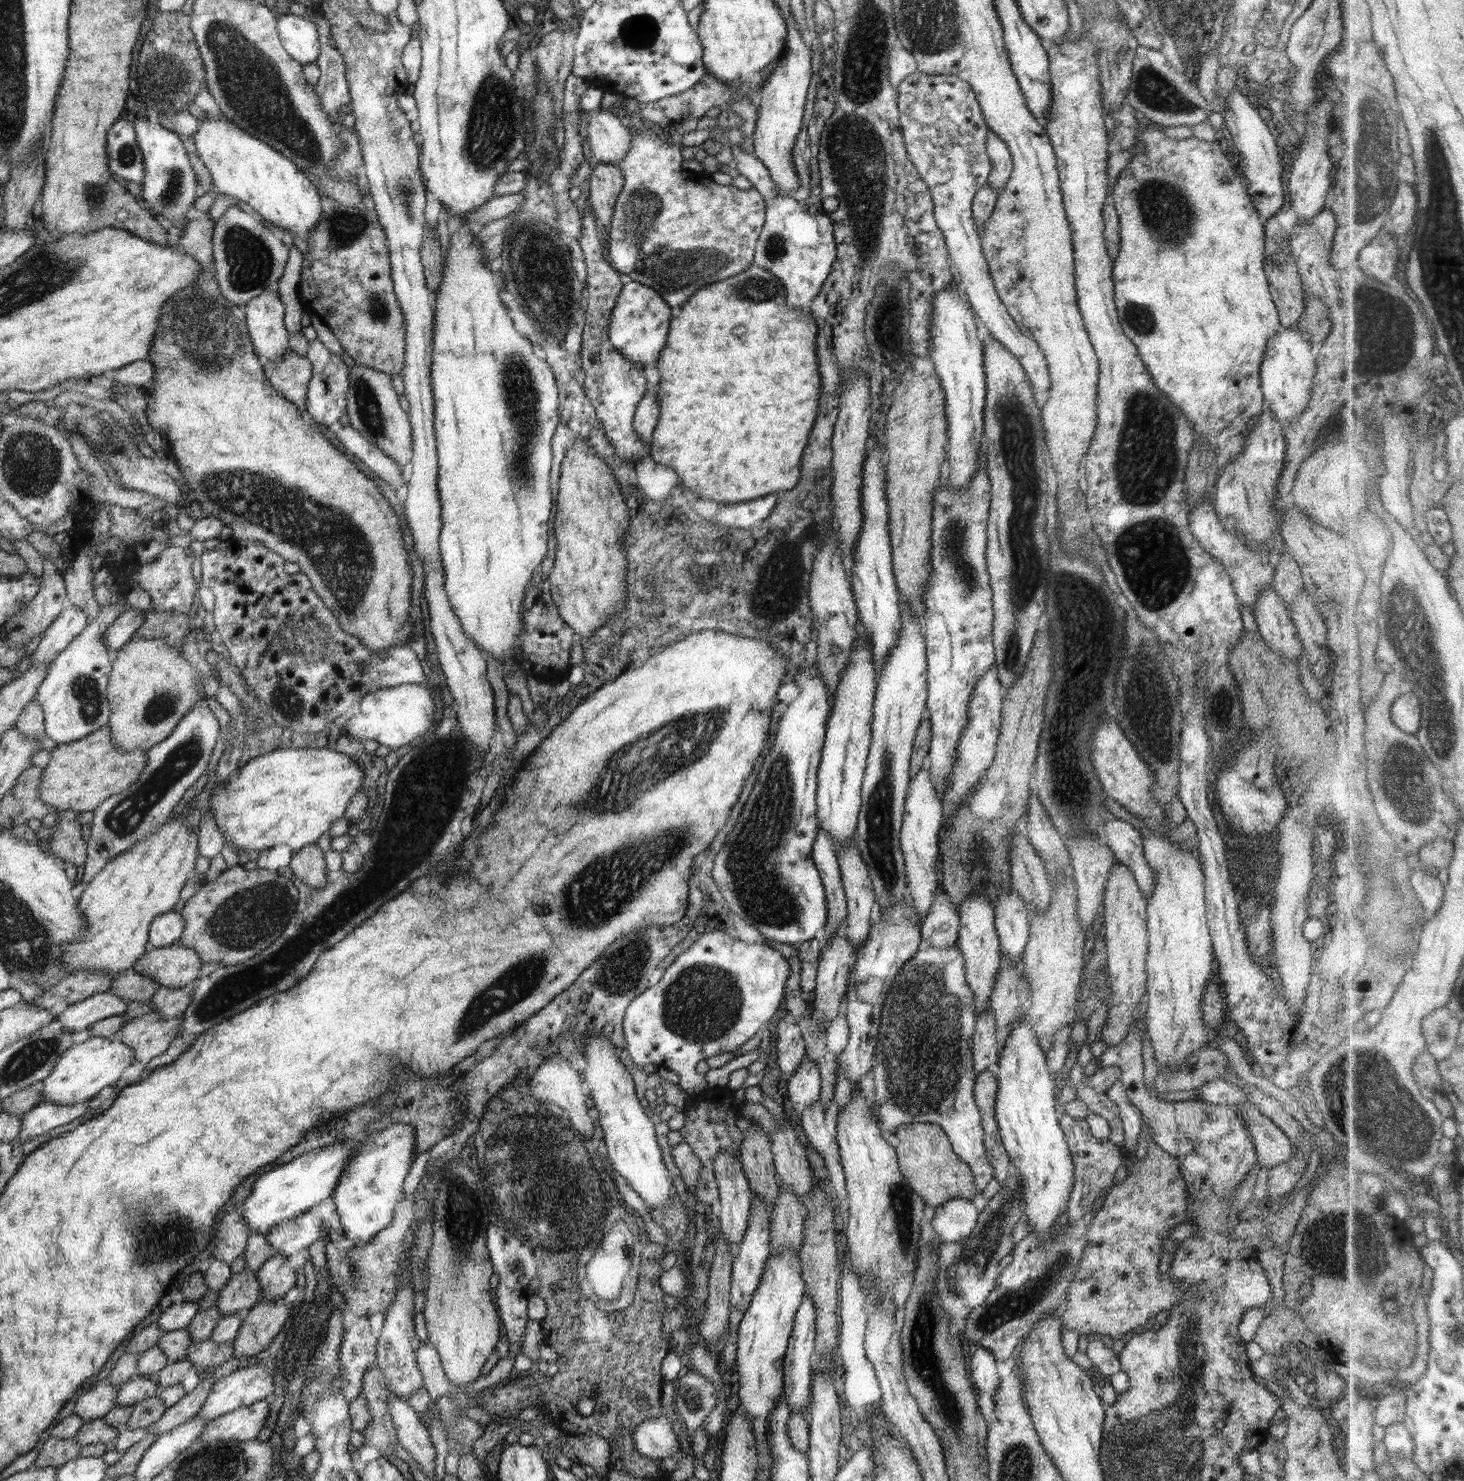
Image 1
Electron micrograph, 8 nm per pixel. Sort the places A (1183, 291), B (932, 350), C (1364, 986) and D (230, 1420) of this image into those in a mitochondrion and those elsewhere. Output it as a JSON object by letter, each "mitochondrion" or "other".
{"A":"other","B":"other","C":"other","D":"other"}

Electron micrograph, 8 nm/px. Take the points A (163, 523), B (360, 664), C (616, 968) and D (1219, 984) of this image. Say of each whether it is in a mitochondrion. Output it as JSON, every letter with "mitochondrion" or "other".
{"A":"other","B":"mitochondrion","C":"mitochondrion","D":"other"}

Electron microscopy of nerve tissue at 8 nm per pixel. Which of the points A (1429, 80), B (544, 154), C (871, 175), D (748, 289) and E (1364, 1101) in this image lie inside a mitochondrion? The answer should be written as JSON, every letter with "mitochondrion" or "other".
{"A":"other","B":"mitochondrion","C":"mitochondrion","D":"mitochondrion","E":"mitochondrion"}

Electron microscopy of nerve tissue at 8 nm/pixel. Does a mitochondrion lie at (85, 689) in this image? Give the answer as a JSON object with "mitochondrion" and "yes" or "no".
{"mitochondrion":"yes"}

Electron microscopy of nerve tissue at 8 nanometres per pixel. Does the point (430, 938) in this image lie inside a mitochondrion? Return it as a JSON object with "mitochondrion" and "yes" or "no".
{"mitochondrion":"no"}

